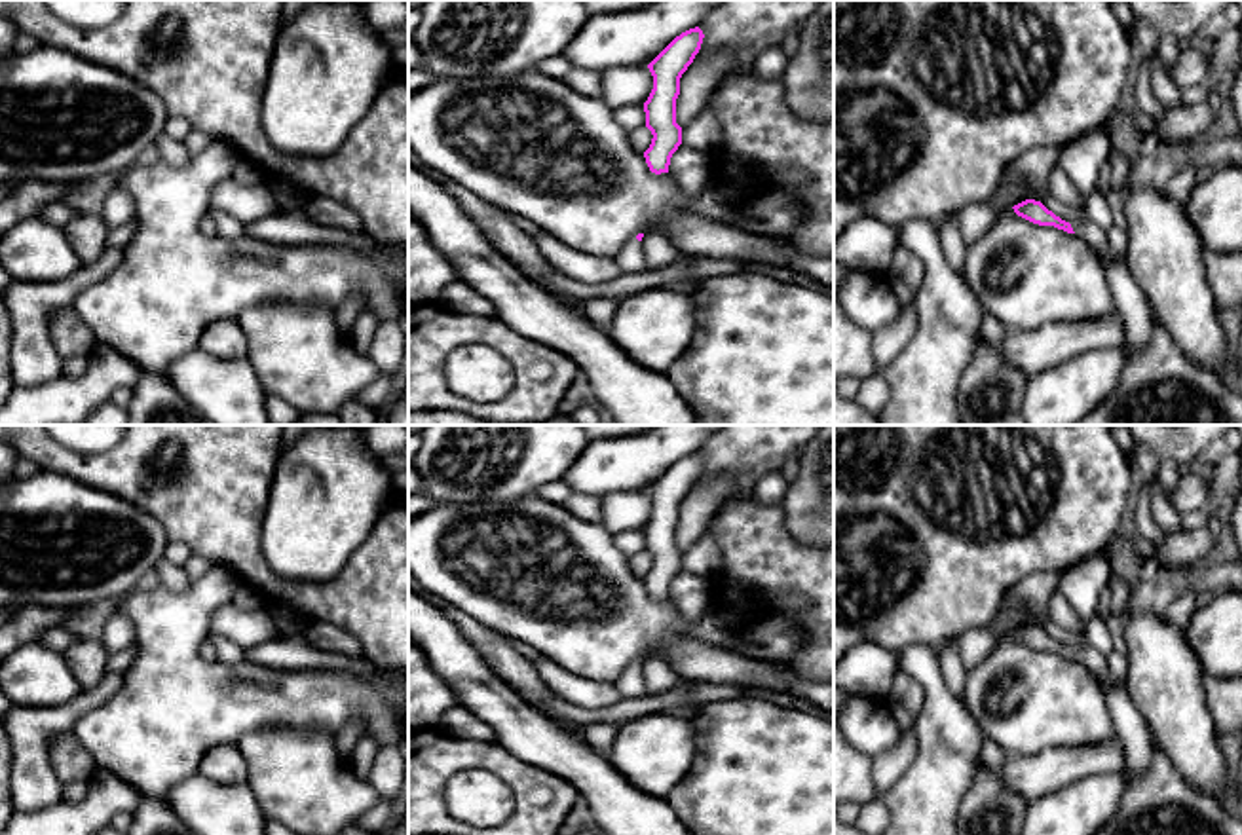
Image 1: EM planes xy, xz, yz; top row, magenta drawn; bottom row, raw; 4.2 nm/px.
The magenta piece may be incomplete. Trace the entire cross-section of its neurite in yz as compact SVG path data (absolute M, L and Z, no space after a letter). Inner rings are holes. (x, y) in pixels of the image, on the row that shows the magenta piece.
M1026 199L1012 207L1014 213L1033 224L1039 226L1054 226L1058 230L1063 230L1067 233L1075 233L1077 237L1084 239L1088 245L1096 249L1100 258L1119 258L1124 260L1124 256L1117 254L1109 243L1107 233L1088 218L1065 222L1060 216L1056 216L1052 211L1048 211L1041 201Z

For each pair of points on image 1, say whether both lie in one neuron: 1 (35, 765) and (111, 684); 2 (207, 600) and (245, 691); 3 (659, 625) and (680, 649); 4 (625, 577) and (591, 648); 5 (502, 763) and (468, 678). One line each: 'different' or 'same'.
1: same
2: same
3: different
4: same
5: different

